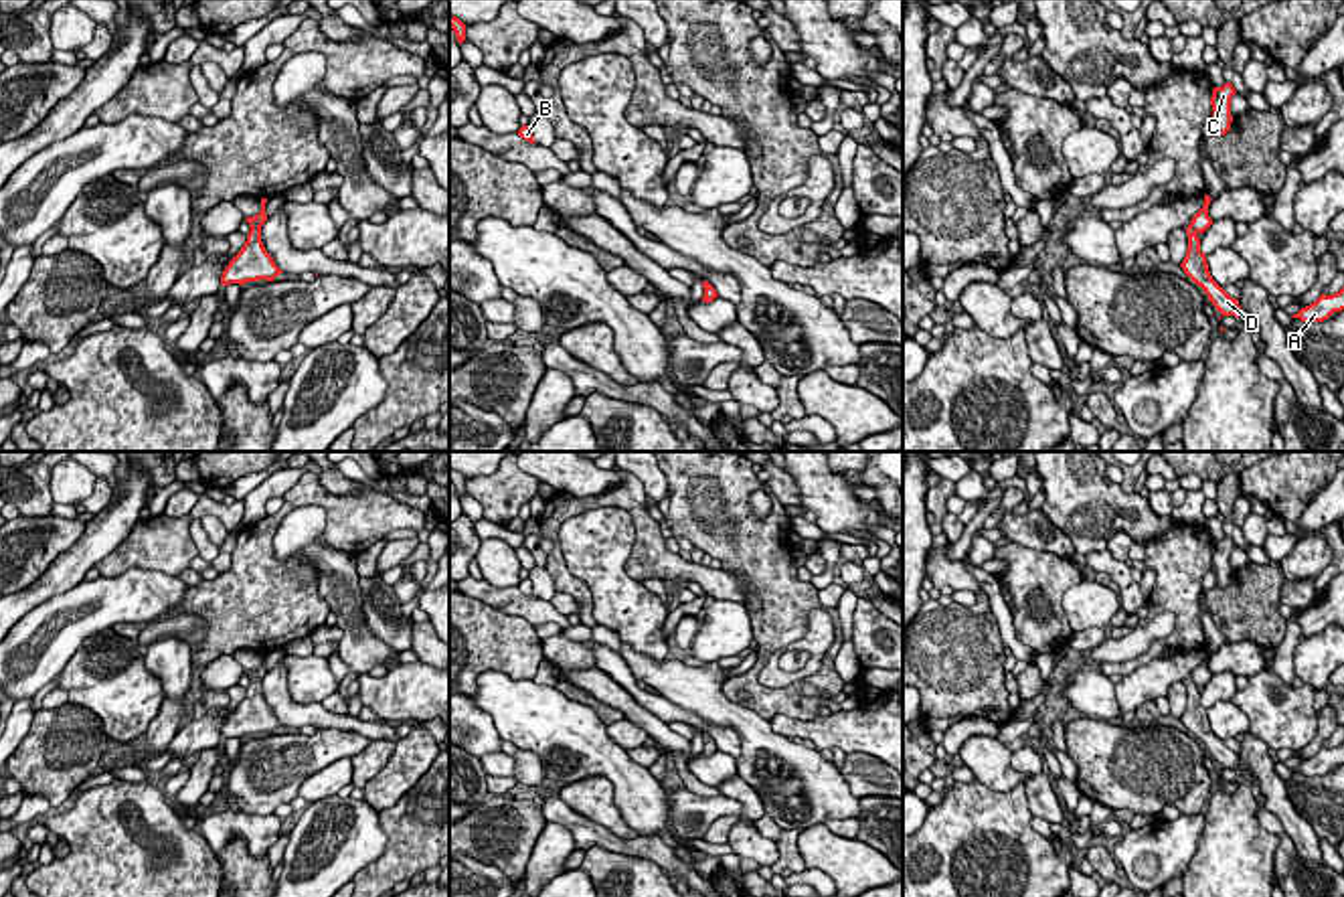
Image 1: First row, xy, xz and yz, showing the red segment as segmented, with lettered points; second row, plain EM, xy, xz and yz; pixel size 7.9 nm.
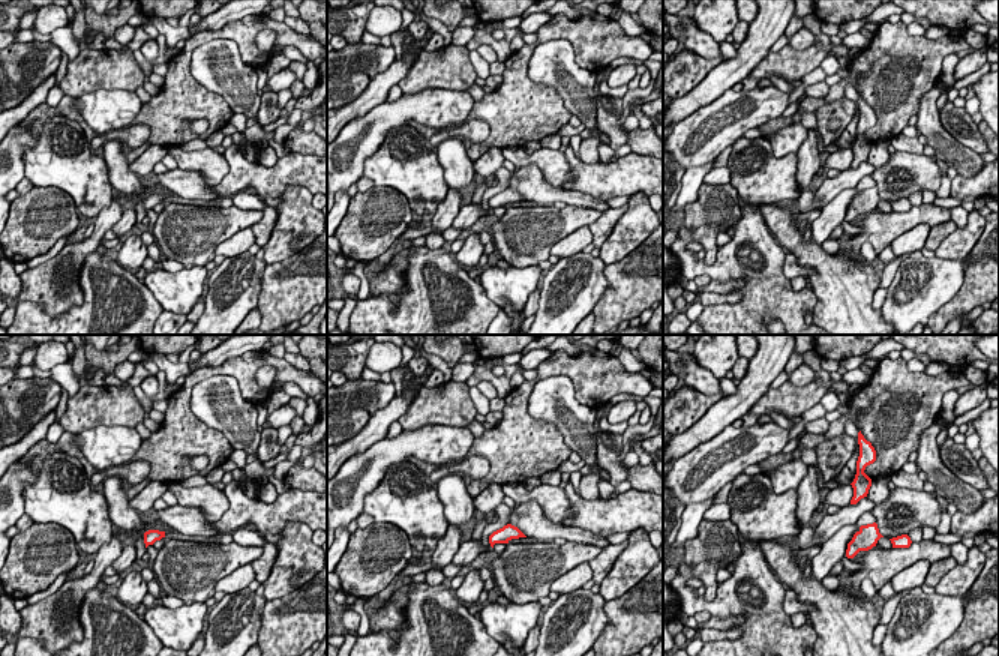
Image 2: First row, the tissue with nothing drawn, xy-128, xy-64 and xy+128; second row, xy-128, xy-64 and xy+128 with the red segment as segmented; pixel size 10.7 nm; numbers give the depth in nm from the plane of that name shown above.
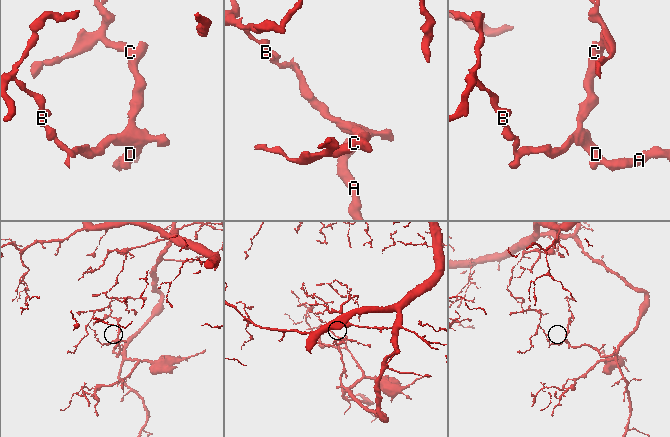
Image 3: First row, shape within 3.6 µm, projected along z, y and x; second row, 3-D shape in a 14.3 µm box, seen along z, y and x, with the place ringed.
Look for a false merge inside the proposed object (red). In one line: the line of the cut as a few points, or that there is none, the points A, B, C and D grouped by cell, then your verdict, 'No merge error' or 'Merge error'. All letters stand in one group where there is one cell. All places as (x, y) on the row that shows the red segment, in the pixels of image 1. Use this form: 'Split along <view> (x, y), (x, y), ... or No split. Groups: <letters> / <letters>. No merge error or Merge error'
No split. Groups: A B C D. No merge error

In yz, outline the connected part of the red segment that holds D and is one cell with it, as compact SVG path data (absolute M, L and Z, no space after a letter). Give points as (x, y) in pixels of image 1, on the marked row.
M1204 194L1204 205L1202 209L1192 217L1190 225L1186 227L1188 235L1188 251L1182 261L1184 273L1204 290L1212 306L1221 312L1219 320L1223 316L1241 316L1241 306L1239 300L1231 298L1210 275L1206 255L1200 251L1200 239L1198 235L1204 233L1210 225L1212 219L1208 217L1208 205L1210 196Z

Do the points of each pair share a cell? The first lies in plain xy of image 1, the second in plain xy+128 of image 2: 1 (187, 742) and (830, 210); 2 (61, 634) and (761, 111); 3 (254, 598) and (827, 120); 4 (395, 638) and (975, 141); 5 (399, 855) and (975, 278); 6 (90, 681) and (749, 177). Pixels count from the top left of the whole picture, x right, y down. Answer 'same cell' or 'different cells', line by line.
1: different cells
2: same cell
3: different cells
4: same cell
5: same cell
6: same cell

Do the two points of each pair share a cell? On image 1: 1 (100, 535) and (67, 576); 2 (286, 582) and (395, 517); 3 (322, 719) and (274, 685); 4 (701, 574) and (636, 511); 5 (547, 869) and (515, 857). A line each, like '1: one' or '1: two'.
1: one
2: one
3: one
4: one
5: two

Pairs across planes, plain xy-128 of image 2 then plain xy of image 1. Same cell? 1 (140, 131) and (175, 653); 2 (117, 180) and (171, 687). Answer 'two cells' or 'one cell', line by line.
1: two cells
2: one cell

